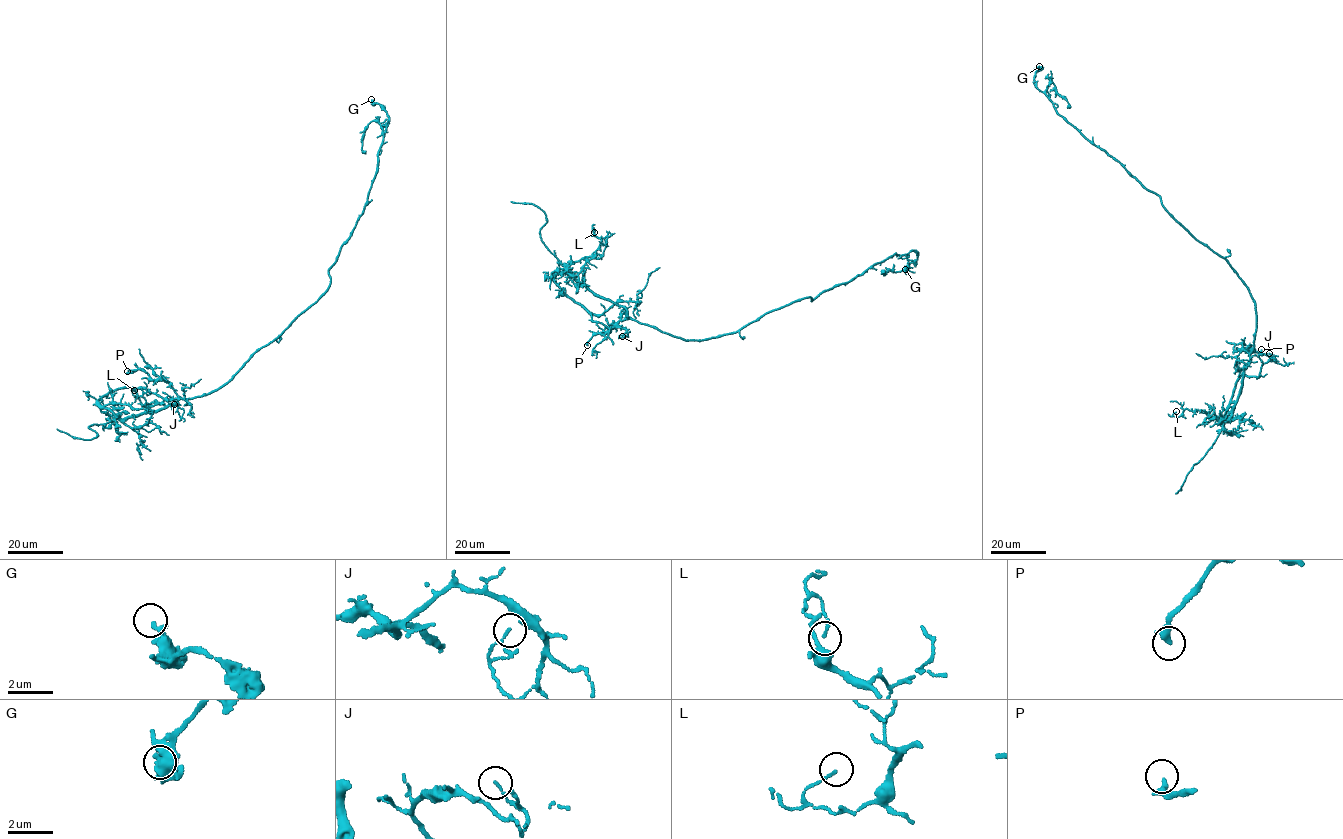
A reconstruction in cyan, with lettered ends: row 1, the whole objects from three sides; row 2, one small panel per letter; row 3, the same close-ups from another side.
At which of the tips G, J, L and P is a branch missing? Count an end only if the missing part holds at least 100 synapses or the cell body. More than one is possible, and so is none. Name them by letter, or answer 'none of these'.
none of these

